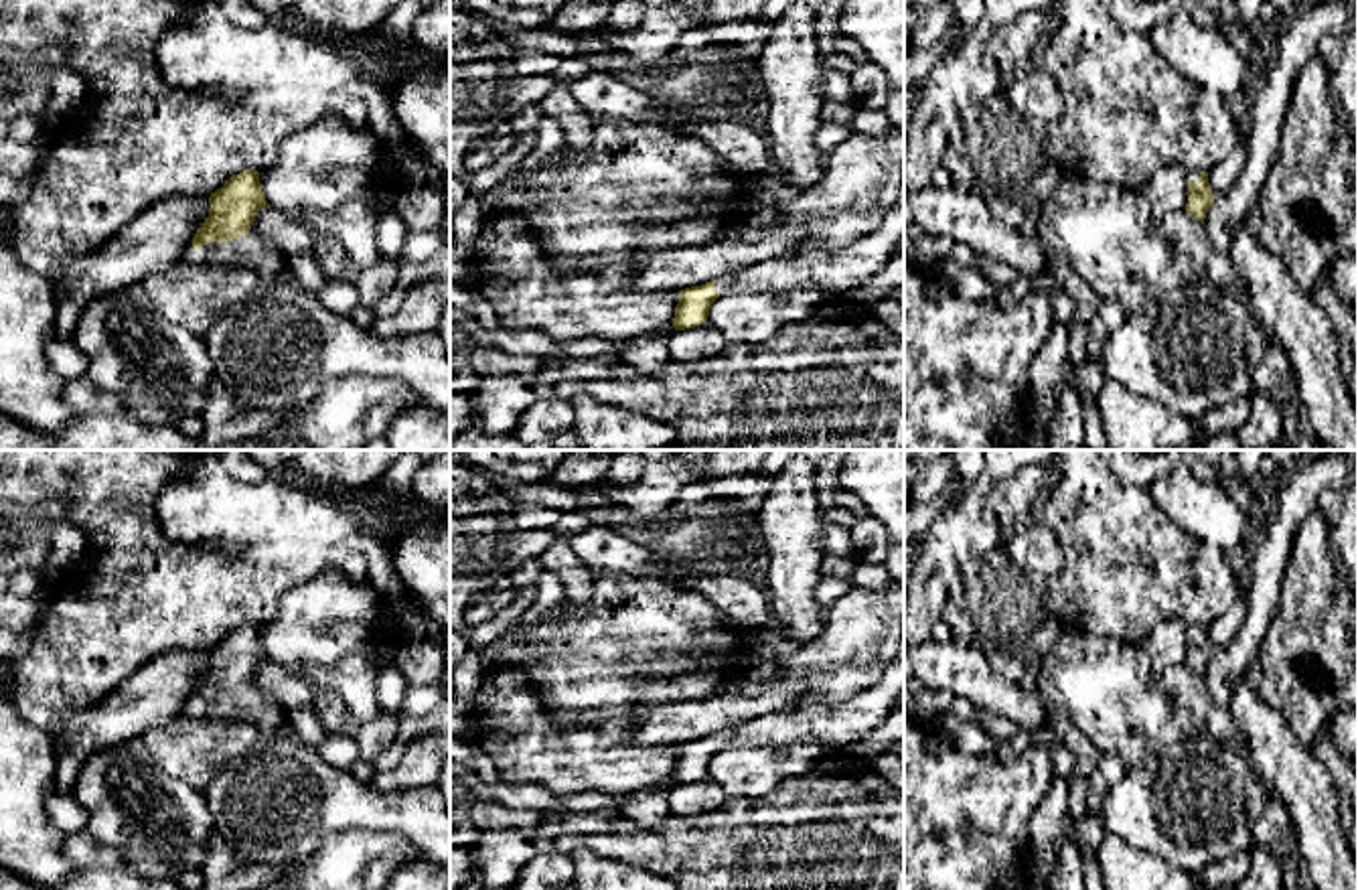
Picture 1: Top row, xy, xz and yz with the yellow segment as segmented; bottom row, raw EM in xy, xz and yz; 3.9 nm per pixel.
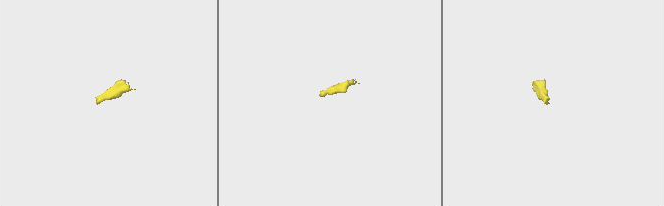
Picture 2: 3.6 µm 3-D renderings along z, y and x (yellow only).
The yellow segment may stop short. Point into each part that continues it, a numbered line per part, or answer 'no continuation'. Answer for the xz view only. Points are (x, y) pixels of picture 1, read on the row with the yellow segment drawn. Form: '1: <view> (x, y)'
1: xz (838, 272)

